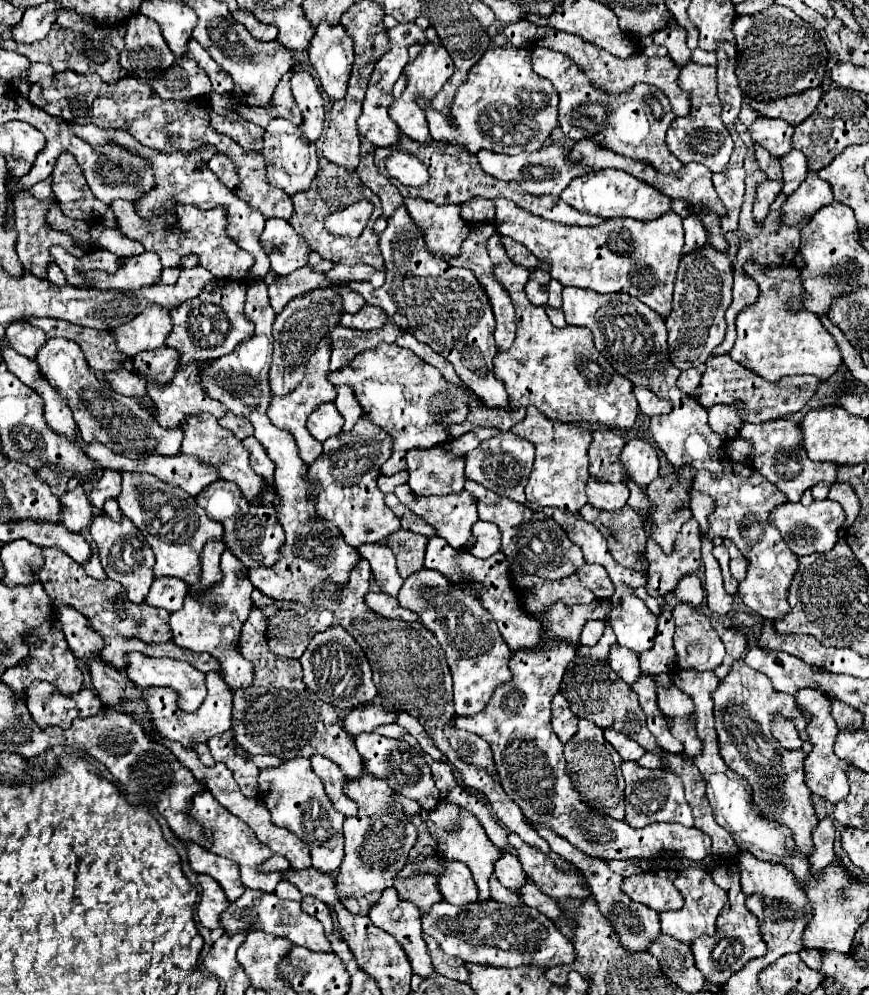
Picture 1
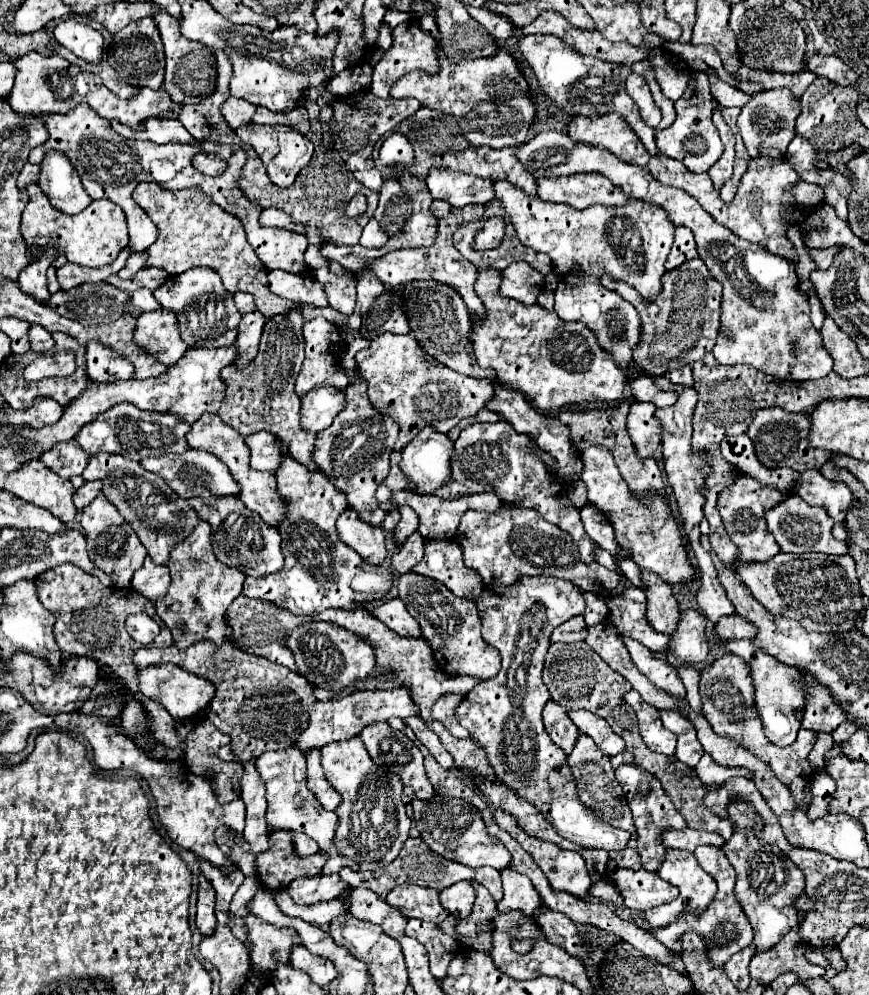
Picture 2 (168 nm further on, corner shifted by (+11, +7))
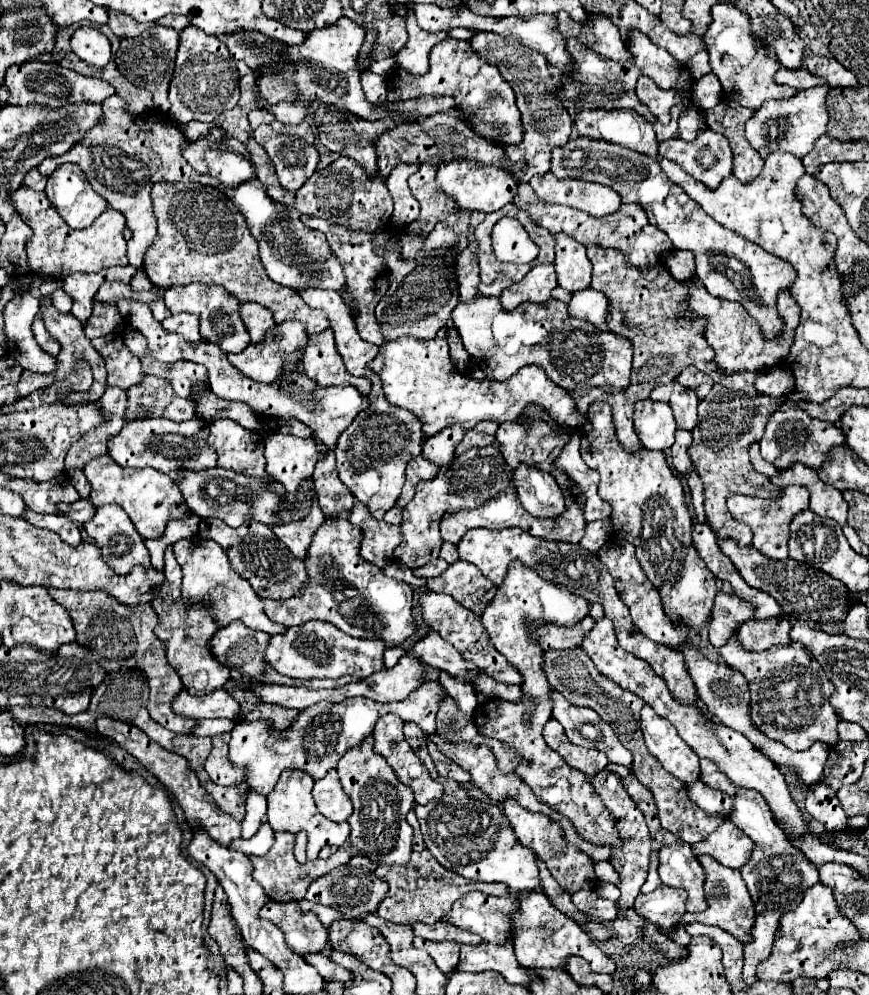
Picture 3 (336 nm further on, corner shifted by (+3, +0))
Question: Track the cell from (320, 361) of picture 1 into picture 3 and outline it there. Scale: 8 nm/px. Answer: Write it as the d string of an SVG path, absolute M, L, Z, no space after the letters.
M326 329L318 335L308 337L308 345L304 351L304 373L316 381L316 385L352 385L362 395L370 393L370 381L362 377L354 377L346 371L342 355L336 349L334 331Z

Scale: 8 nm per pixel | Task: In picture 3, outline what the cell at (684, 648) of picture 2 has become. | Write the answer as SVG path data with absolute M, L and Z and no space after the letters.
M718 591L708 624L708 635L712 645L722 647L732 635L732 631L738 629L748 619L752 619L752 607L746 601L742 601L733 593Z

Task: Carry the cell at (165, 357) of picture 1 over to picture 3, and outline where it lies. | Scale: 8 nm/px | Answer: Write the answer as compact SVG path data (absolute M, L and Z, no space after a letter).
M178 313L178 315L170 315L162 321L162 325L166 327L166 331L170 333L178 333L182 335L186 341L190 341L192 345L198 345L200 331L198 331L198 317L190 315L190 313Z

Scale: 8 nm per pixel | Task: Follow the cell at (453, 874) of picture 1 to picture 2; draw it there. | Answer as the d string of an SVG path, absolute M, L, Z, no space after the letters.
M458 882L458 884L446 888L440 894L442 906L448 912L456 914L458 918L468 918L470 916L474 900L476 900L476 892L474 892L474 888L472 888L470 882Z

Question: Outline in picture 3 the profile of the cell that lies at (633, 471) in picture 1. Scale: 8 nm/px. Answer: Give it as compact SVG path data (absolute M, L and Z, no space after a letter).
M638 401L634 411L634 429L646 449L666 451L674 445L676 421L666 403Z

